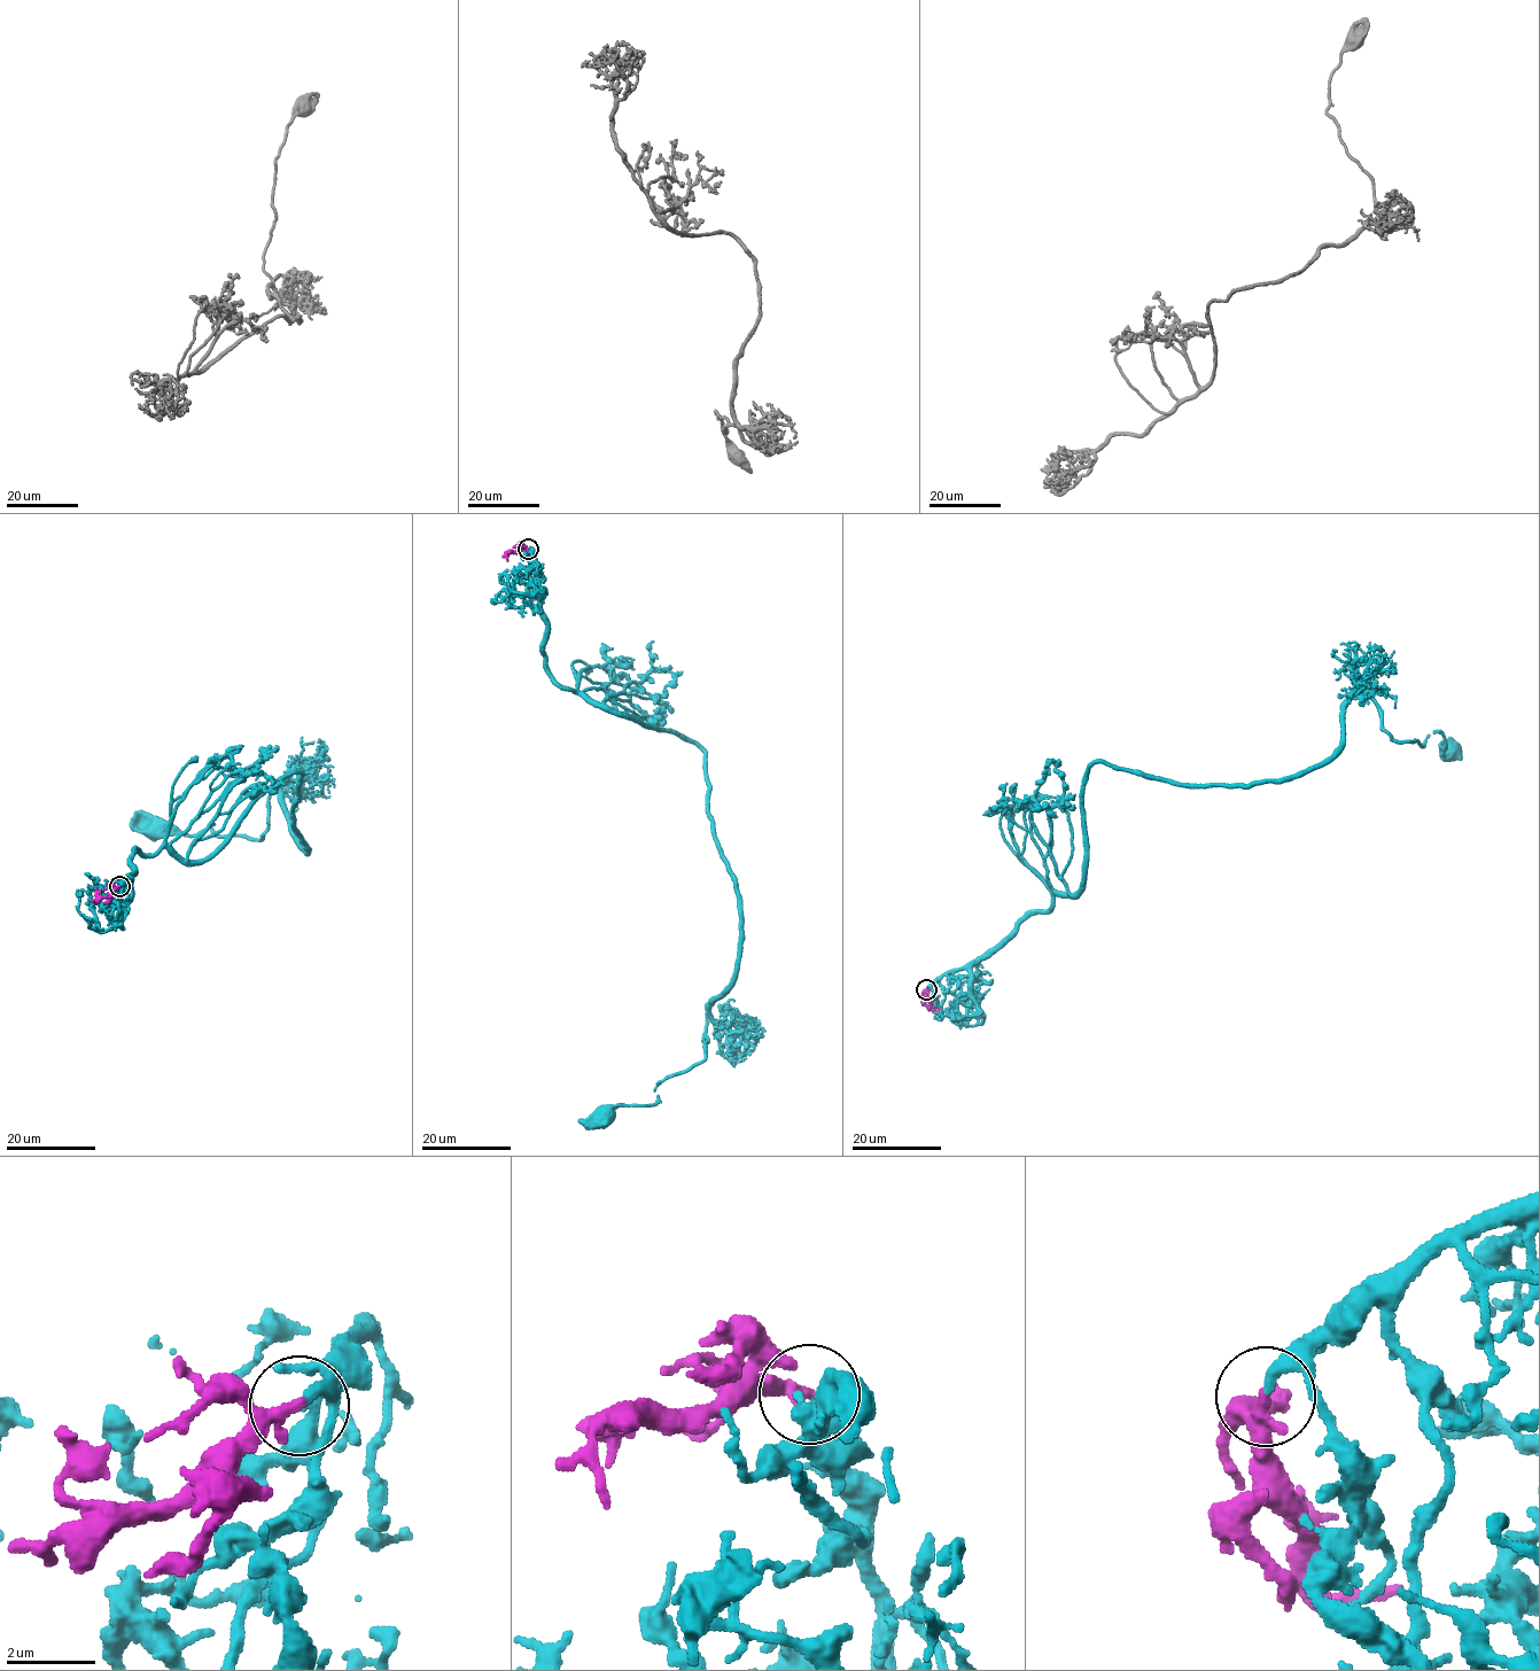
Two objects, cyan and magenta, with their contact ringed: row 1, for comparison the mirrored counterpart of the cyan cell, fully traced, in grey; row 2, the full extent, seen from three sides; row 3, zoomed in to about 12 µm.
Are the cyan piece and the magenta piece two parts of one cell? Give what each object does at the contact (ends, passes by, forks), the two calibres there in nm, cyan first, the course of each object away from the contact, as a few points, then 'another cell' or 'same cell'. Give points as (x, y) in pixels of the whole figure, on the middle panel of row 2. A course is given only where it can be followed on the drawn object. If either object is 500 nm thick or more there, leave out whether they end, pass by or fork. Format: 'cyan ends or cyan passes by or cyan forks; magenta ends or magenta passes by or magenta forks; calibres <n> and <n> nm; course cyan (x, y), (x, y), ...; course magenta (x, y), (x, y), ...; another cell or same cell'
cyan ends; magenta passes by; calibres 240 and 240 nm; course cyan (527, 550), (550, 675), (705, 751), (738, 899), (737, 973), (705, 1058), (605, 1118); course magenta (527, 550), (508, 552), (507, 560); same cell

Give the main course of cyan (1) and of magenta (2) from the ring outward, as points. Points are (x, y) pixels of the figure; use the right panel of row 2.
1: (927, 989), (1076, 892), (1091, 766), (1291, 780), (1339, 746), (1359, 693), (1394, 740), (1439, 732), (1453, 752)
2: (927, 989), (931, 1005), (940, 1009)

